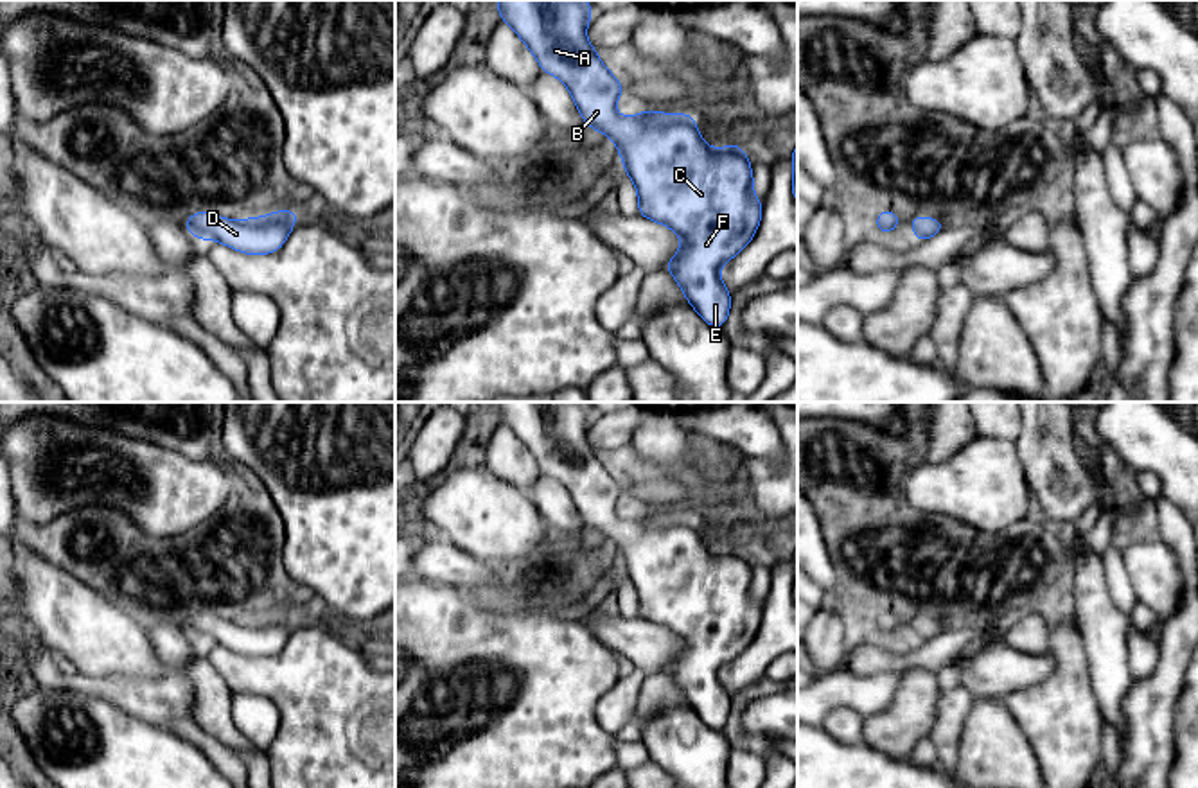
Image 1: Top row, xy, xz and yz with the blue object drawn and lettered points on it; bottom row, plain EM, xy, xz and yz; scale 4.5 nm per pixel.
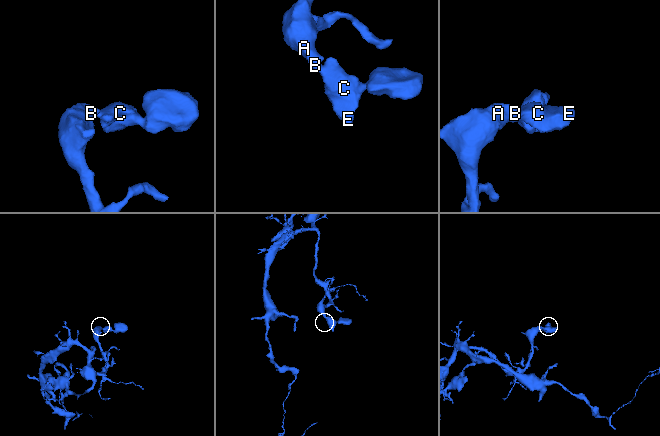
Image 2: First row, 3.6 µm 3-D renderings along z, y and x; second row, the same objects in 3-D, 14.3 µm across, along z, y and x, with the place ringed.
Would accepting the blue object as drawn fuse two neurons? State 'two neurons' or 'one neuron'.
one neuron

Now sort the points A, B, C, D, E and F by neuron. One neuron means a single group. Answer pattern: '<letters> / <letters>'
A B C D E F

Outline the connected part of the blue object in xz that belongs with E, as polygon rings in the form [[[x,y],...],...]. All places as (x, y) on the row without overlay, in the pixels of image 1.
[[[498,402],[499,422],[507,424],[535,458],[539,470],[560,481],[569,492],[587,530],[612,540],[623,573],[636,587],[638,617],[672,630],[683,650],[665,671],[681,687],[686,704],[715,731],[722,731],[731,711],[731,695],[720,682],[720,670],[753,643],[762,623],[763,601],[754,601],[751,562],[742,546],[713,551],[704,546],[690,515],[645,512],[620,519],[614,512],[625,488],[605,470],[587,443],[593,418],[587,402]]]

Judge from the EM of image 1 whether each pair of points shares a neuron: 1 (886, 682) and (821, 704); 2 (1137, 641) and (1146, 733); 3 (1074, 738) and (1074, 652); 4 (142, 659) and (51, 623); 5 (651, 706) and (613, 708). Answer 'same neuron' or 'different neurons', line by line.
1: same neuron
2: different neurons
3: same neuron
4: same neuron
5: different neurons

